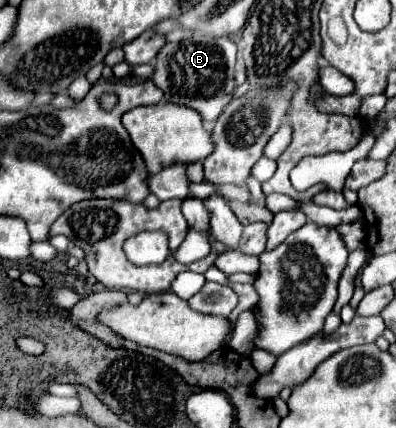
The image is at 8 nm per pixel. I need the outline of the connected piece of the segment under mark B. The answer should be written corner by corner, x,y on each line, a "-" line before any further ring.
191,36
177,44
165,44
157,56
153,82
163,90
165,100
185,104
201,112
205,122
215,122
235,92
235,52
237,46
229,38

